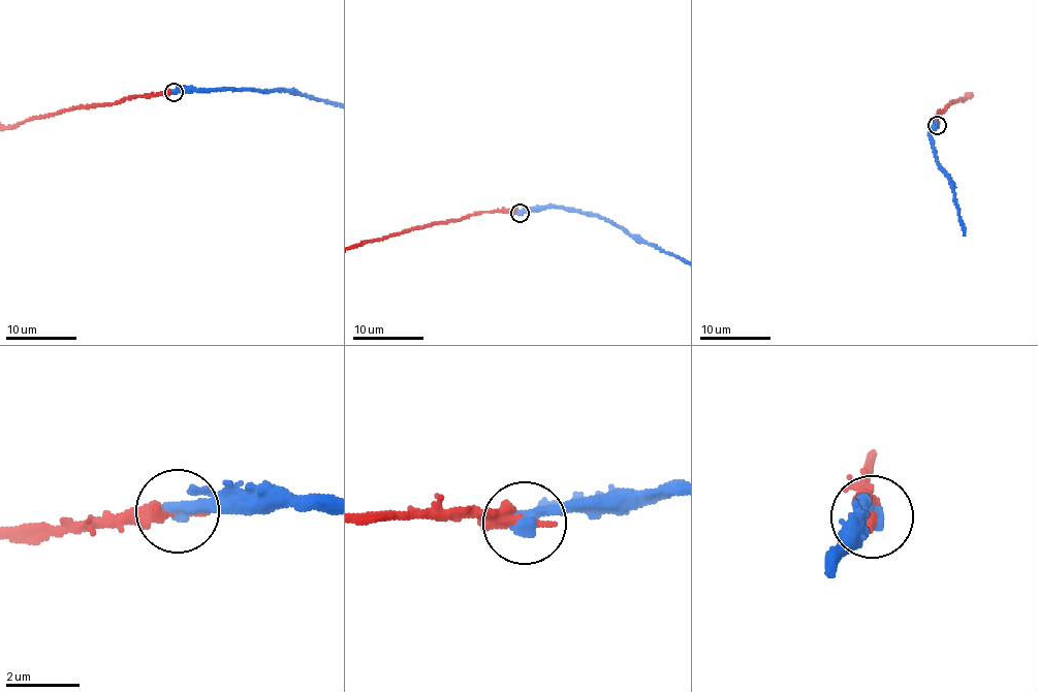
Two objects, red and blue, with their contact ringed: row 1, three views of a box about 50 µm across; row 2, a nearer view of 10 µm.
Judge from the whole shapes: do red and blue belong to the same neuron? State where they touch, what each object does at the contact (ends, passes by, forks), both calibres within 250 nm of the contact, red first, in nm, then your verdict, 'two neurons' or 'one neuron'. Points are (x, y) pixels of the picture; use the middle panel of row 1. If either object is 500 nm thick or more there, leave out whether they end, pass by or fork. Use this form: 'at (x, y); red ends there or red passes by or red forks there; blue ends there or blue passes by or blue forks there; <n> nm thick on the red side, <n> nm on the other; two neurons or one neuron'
at (520, 213); red ends there; blue ends there; 400 nm thick on the red side, 440 nm on the other; one neuron

